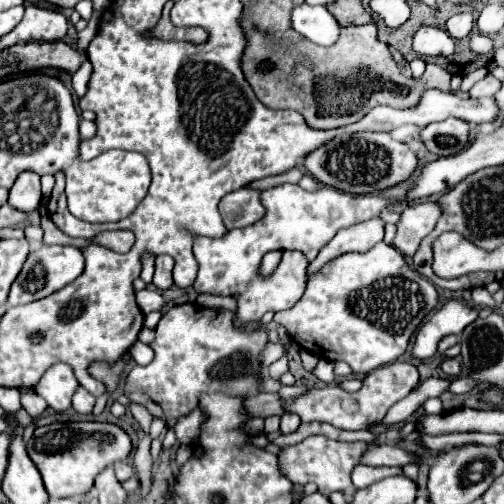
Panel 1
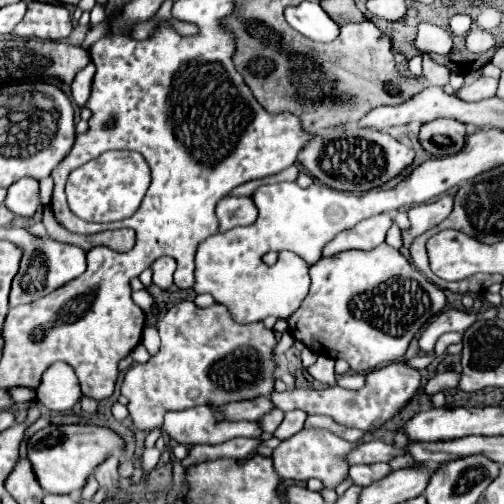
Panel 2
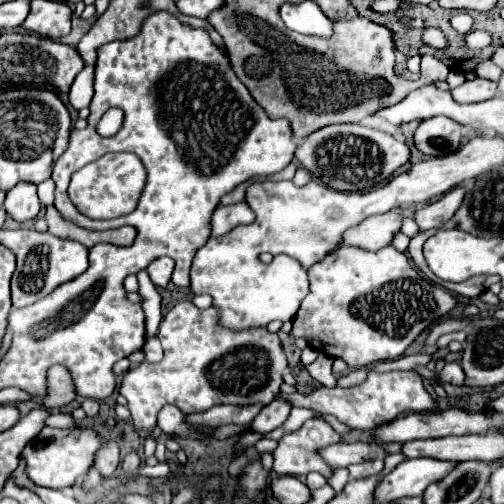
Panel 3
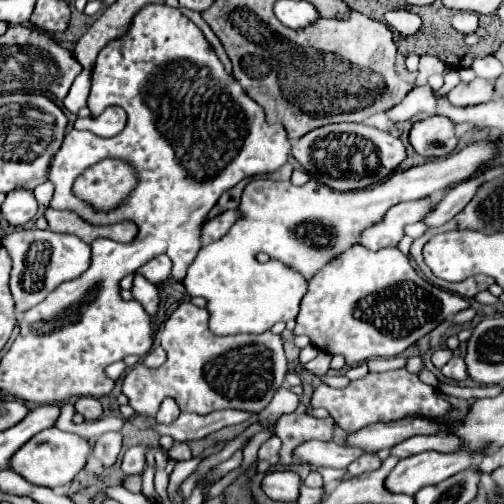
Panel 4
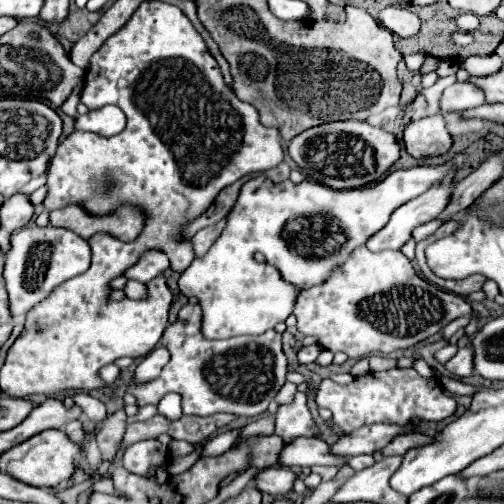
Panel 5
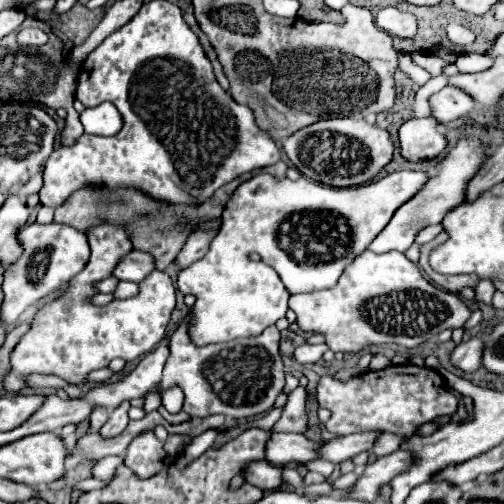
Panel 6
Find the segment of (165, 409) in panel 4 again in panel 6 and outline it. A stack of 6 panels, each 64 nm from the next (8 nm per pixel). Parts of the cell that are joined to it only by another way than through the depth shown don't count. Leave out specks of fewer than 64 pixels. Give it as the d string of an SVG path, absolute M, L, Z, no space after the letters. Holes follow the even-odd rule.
M170 388L162 394L162 406L170 412L170 414L178 414L182 410L182 392L180 388Z

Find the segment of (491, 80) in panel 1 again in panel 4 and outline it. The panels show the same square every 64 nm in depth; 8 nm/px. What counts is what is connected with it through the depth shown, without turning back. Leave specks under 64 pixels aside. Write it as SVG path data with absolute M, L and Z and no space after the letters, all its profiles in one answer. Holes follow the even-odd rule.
M474 78L474 82L462 82L448 92L448 100L456 106L474 106L480 102L488 102L496 96L494 84L484 78Z

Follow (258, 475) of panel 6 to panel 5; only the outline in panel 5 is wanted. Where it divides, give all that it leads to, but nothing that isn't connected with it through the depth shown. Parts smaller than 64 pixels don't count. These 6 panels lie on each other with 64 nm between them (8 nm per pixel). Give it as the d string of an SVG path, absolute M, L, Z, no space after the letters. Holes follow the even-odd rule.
M272 466L272 468L260 470L256 474L256 478L252 480L252 484L260 492L266 492L266 494L270 494L274 498L280 498L280 496L286 496L286 494L292 492L294 480L296 480L296 474L290 468Z

